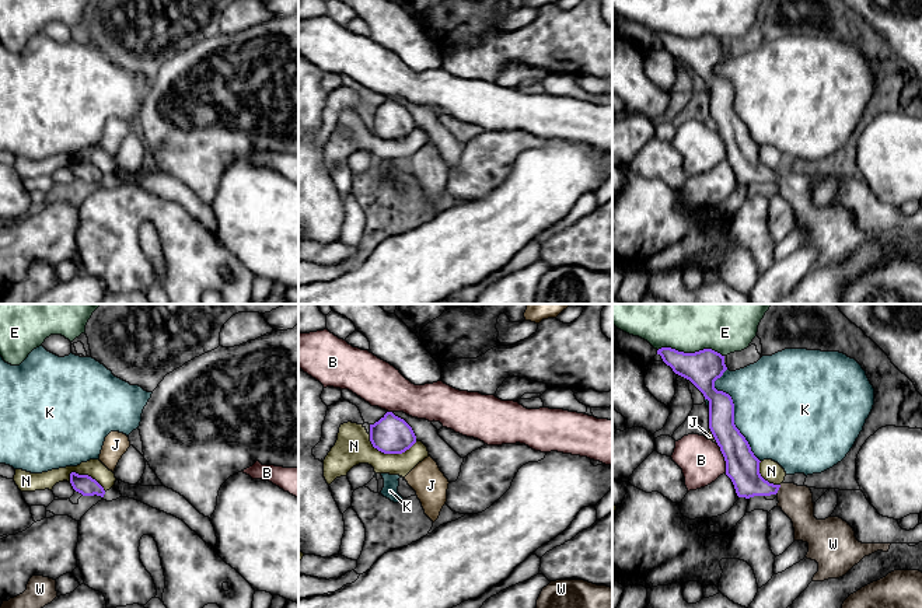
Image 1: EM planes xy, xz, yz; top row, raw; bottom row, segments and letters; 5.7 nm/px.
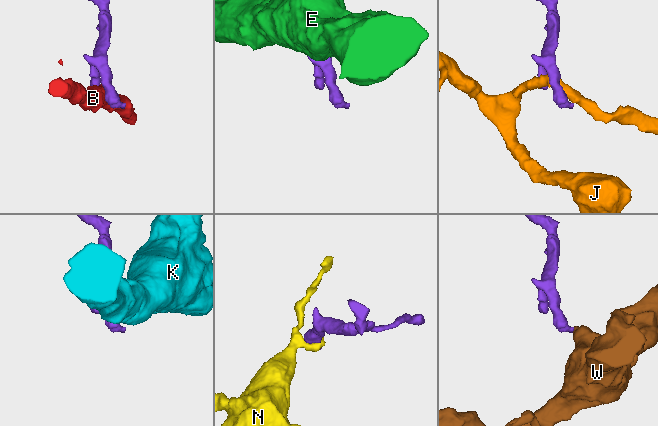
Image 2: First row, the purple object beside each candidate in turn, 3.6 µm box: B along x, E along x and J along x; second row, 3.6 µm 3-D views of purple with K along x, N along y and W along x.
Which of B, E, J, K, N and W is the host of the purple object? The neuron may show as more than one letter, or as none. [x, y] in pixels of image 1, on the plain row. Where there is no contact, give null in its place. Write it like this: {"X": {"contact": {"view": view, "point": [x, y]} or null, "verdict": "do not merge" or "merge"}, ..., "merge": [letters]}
{"B": {"contact": {"view": "yz", "point": [725, 144]}, "verdict": "do not merge"}, "E": {"contact": {"view": "yz", "point": [691, 39]}, "verdict": "do not merge"}, "J": {"contact": {"view": "yz", "point": [712, 119]}, "verdict": "do not merge"}, "K": {"contact": {"view": "yz", "point": [733, 98]}, "verdict": "do not merge"}, "N": {"contact": {"view": "xz", "point": [390, 139]}, "verdict": "do not merge"}, "W": {"contact": {"view": "yz", "point": [778, 175]}, "verdict": "merge"}, "merge": ["W"]}

